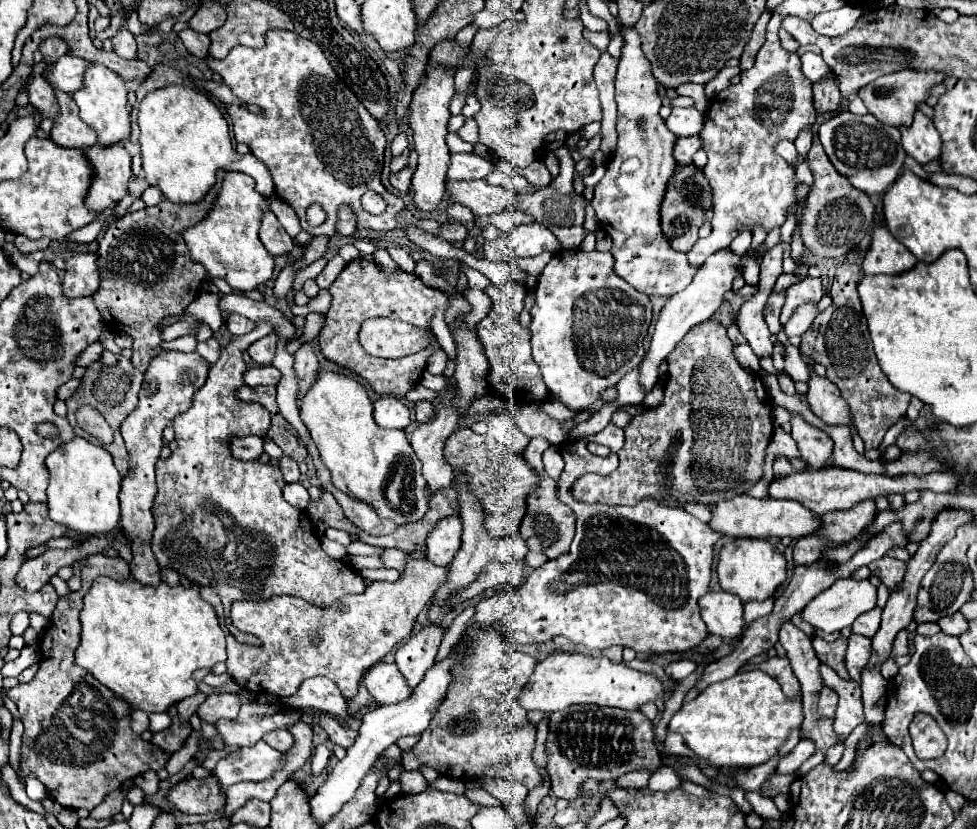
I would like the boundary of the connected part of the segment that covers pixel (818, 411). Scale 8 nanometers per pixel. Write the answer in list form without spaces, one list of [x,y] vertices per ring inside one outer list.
[[[807,364],[811,370],[811,376],[807,380],[809,390],[807,390],[807,400],[815,416],[819,416],[827,424],[845,424],[853,428],[851,414],[847,410],[847,404],[839,398],[839,390],[835,384],[827,382],[827,378],[821,378],[815,374],[813,366]]]

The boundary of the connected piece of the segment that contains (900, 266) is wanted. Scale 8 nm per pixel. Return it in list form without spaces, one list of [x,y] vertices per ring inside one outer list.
[[[875,224],[871,244],[863,260],[865,274],[899,274],[913,268],[917,258],[887,230],[885,224]]]

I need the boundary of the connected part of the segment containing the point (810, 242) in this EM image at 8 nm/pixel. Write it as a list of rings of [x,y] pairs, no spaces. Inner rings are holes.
[[[819,136],[813,138],[813,146],[807,152],[807,164],[813,172],[813,186],[807,194],[803,216],[799,222],[799,236],[803,246],[817,258],[843,258],[861,238],[869,232],[875,206],[867,194],[855,190],[829,162]]]

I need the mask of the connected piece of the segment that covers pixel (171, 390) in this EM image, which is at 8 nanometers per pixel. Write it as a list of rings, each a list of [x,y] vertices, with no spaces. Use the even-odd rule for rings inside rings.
[[[163,352],[145,372],[145,382],[139,392],[139,406],[123,420],[121,436],[125,440],[129,452],[129,472],[121,482],[119,502],[121,509],[120,524],[124,533],[129,536],[133,560],[131,560],[131,576],[143,584],[157,586],[161,582],[159,564],[151,552],[151,538],[155,528],[152,514],[153,498],[157,494],[155,486],[155,464],[159,460],[159,452],[163,448],[163,430],[173,422],[175,416],[189,410],[191,398],[195,390],[203,386],[207,380],[207,360],[197,352],[183,354],[183,352]]]

